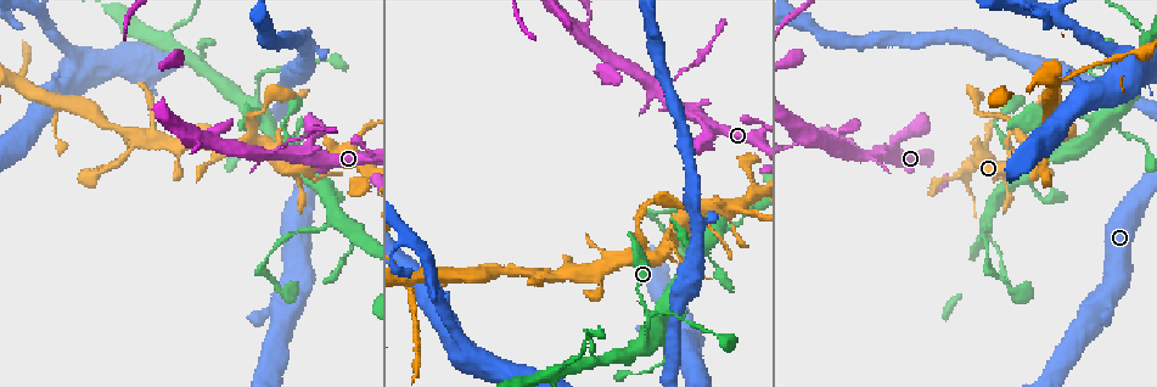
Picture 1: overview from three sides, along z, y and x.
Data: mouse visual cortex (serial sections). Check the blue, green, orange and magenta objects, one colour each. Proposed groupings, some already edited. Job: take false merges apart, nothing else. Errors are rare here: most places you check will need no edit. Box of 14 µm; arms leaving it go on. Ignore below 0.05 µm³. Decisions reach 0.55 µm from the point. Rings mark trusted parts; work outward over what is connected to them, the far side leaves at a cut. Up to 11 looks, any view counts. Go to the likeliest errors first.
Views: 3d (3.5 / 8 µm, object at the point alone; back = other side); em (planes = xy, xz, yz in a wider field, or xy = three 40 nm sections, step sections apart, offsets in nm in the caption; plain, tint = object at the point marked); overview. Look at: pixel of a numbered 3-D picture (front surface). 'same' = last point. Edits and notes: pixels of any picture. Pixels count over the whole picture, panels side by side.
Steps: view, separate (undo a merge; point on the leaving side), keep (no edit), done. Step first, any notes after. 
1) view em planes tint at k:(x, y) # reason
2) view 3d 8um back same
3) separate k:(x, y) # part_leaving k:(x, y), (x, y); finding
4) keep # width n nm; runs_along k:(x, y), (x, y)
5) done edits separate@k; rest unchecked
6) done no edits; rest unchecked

view 3d 3.5um back at 1:(270, 150) # a narrow waist

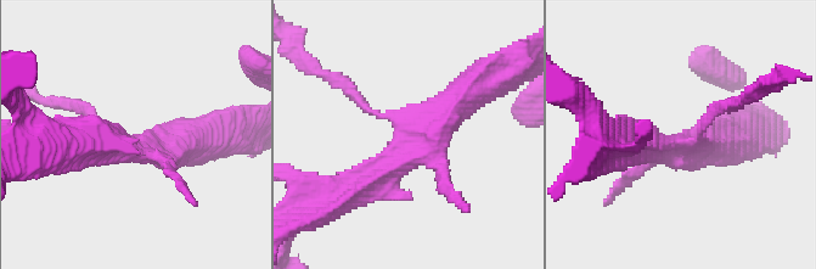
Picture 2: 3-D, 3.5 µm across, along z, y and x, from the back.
view em xy step 3 tint at 2:(140, 142) # shape alone is not enough

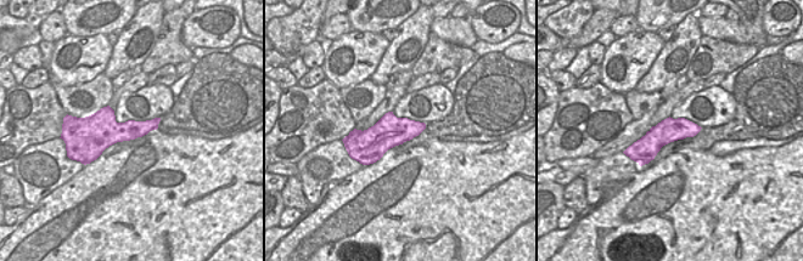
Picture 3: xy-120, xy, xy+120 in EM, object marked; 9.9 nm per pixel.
keep # runs_along 3:(696, 129), (628, 152); all the same cell

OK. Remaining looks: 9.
view 3d 3.5um at 1:(654, 323) # thin arm on a thick one

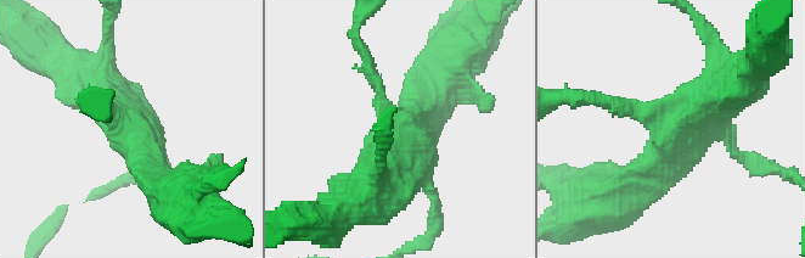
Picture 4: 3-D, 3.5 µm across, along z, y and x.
view em xy step 5 tint at 4:(402, 128) # arms 4; arm_widths 200, 250, 450, 500 nm; shape alone is not enough

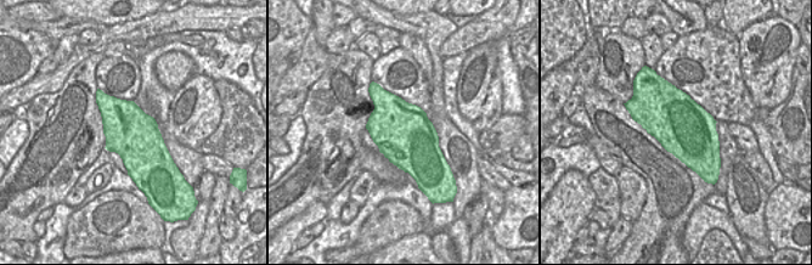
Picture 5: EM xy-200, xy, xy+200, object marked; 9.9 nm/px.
keep # runs_along 4:(96, 102), (133, 133), (167, 189); all the same cell

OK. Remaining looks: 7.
view 3d 3.5um at 1:(295, 231) # thin neck

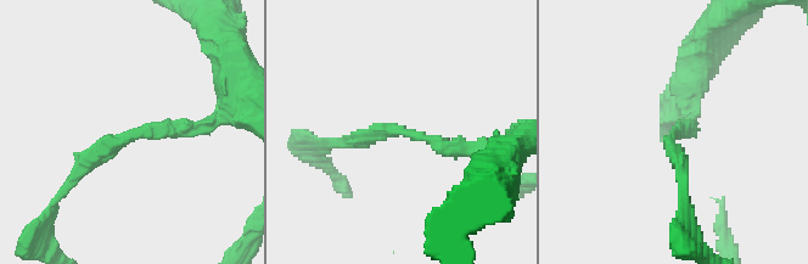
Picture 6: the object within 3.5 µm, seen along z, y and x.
keep # runs_along 6:(214, 122), (132, 133), (72, 181); one cell here

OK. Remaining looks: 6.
view 3d 3.5um at 1:(201, 66) # branch point

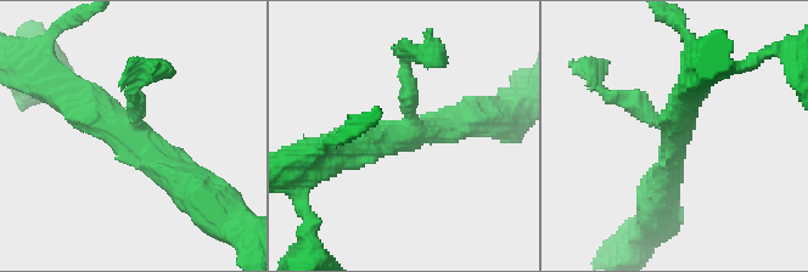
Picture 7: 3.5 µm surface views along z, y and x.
view em xy step 2 tint at 7:(673, 135) # arms 3; arm_widths 200, 400, 450 nm

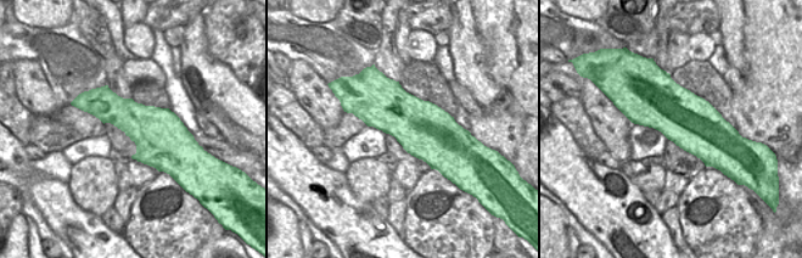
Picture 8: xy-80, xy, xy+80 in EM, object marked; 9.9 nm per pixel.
view em xy step 5 tint same

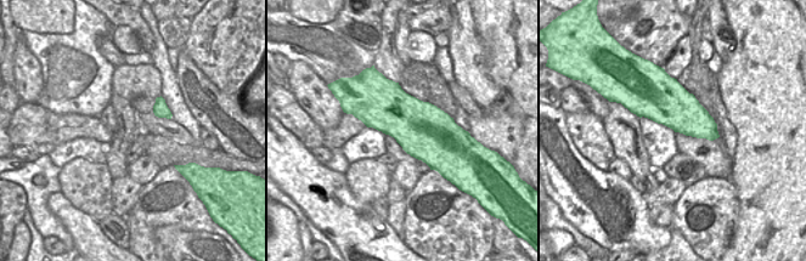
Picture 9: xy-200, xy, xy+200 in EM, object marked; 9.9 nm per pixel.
keep # continuous, no second cell

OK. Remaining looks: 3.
done no edits; rest unchecked

